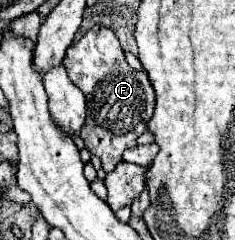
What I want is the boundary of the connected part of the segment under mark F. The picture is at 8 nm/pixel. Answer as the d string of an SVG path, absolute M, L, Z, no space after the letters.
M104 24L92 26L78 44L74 42L66 50L66 70L70 80L86 96L88 116L80 130L80 136L90 154L102 160L104 172L122 162L122 152L136 146L136 138L146 132L146 120L154 112L154 88L142 70L134 70L124 60L124 52L116 34Z

